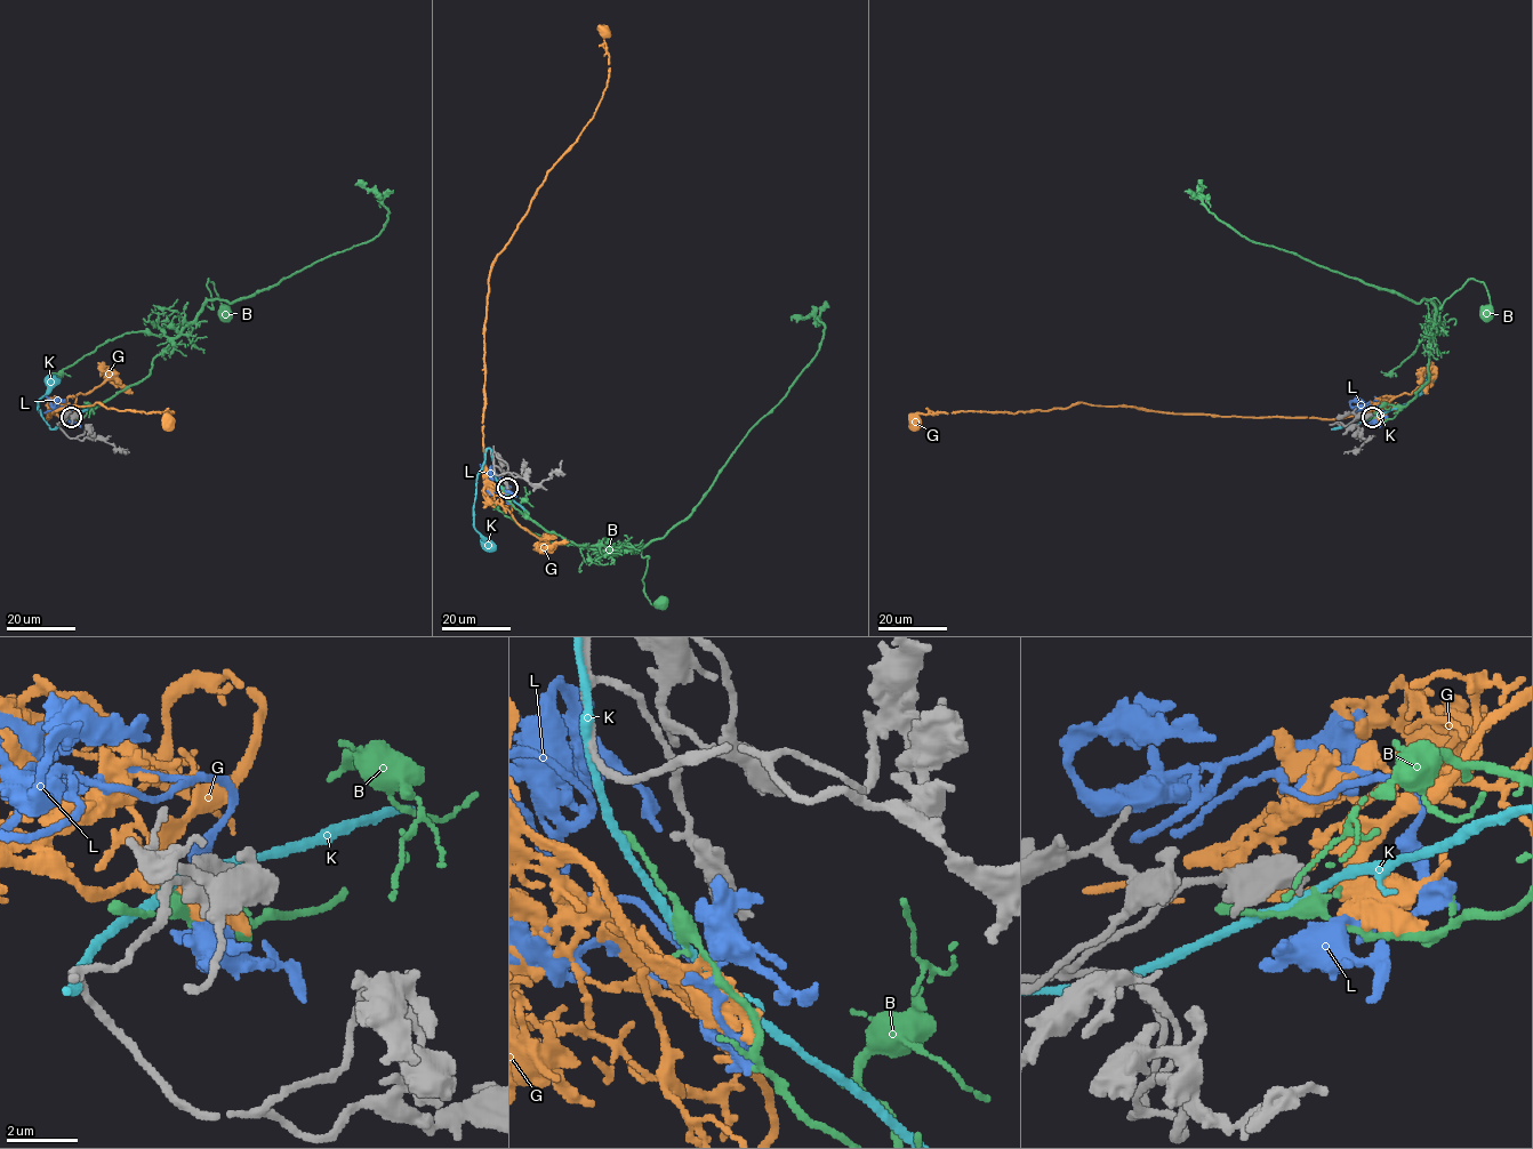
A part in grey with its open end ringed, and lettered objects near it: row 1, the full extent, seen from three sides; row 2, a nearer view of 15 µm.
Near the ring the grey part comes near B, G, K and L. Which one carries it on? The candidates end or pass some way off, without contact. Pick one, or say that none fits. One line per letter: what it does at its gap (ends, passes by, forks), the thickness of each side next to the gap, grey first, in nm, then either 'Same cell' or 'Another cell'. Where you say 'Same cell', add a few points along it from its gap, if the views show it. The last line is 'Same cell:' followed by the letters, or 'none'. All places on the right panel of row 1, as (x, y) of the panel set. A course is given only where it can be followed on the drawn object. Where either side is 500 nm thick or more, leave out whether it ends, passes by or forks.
B: Thickness 550 nm (grey) against 380 nm. Another cell
G: Thickness 550 nm (grey) against 460 nm. Another cell
K: Thickness 550 nm (grey) against 240 nm. Another cell
L: Thickness 550 nm (grey) against 500 nm. Same cell. Its course: (1373, 419), (1383, 417), (1383, 408), (1350, 404), (1351, 401), (1364, 401)
Same cell: L

